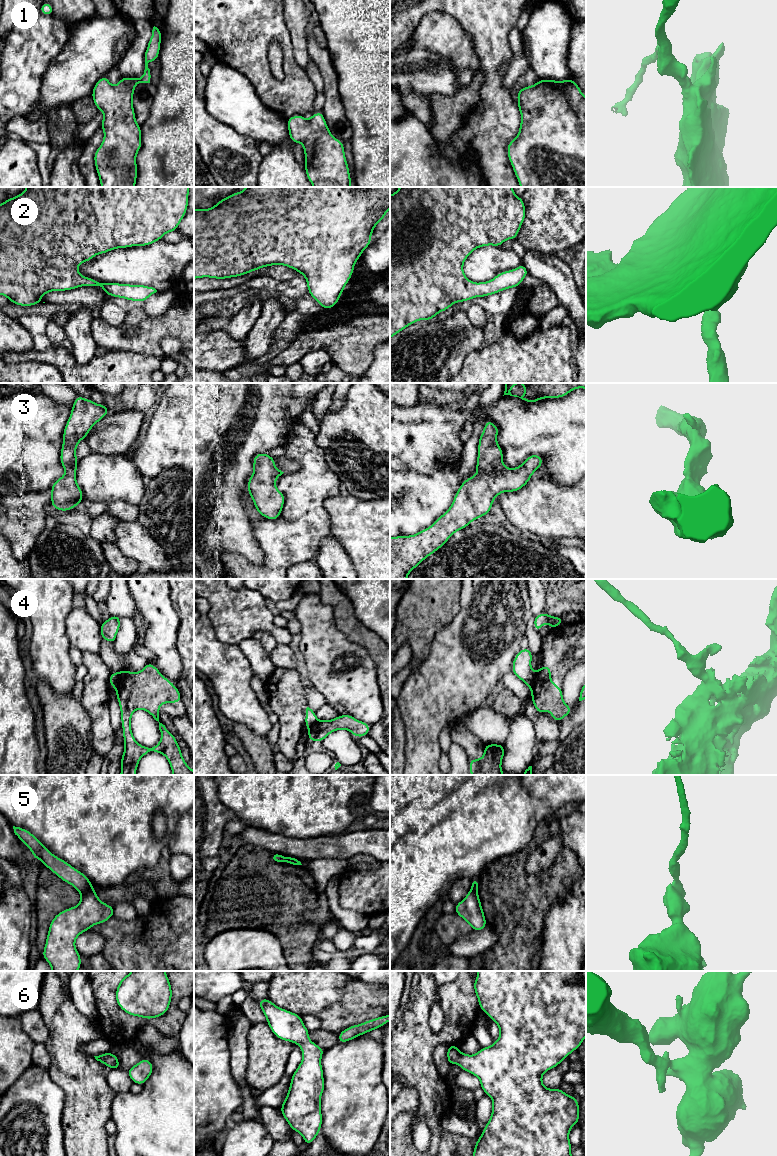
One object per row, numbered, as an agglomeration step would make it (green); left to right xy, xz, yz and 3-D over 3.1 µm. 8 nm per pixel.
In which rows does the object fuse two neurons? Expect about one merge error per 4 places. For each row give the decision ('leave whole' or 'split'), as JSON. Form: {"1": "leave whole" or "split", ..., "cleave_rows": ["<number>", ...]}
{"1": "leave whole", "2": "leave whole", "3": "leave whole", "4": "split", "5": "split", "6": "leave whole", "cleave_rows": ["4", "5"]}

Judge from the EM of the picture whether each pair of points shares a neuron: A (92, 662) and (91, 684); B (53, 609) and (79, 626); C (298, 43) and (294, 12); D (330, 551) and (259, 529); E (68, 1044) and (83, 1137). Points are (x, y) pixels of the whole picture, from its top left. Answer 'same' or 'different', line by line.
A: same
B: different
C: same
D: different
E: same

